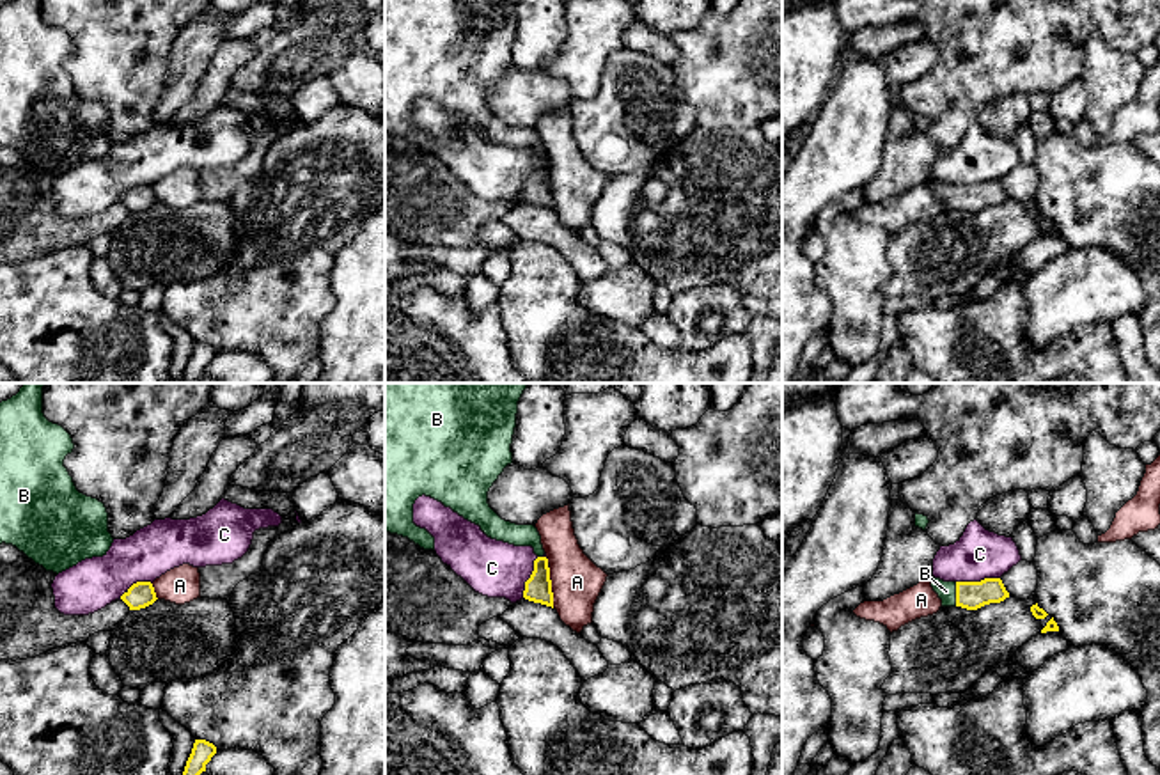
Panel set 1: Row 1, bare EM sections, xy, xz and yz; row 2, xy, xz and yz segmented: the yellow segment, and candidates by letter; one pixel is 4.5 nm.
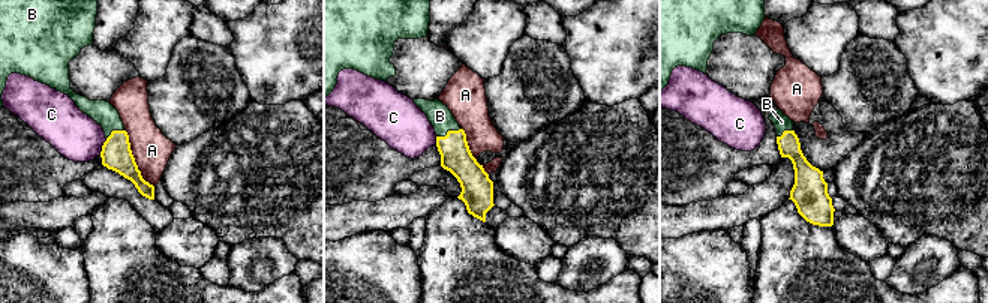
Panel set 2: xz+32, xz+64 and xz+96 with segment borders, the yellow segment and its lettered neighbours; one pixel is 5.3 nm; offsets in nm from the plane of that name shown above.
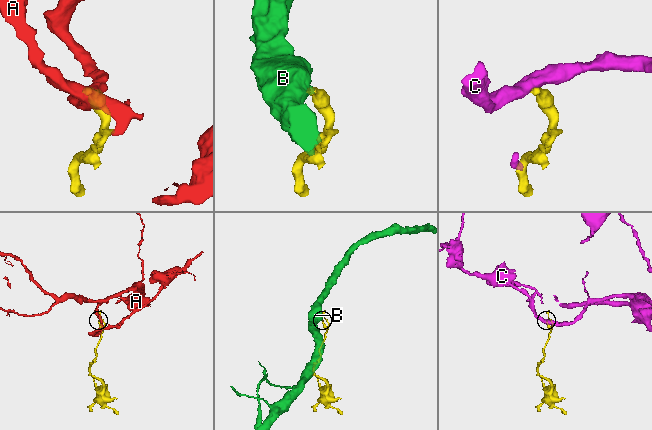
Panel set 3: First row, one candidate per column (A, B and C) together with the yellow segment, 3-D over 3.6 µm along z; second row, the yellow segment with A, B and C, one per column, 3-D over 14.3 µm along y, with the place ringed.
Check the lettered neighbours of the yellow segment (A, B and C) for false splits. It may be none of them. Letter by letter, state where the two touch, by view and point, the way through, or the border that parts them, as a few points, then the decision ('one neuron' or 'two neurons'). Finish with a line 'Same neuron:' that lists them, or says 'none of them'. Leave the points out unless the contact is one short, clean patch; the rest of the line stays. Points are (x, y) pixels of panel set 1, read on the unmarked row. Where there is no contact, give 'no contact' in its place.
A: meets yellow in xz at (550, 190); border along xz (548, 171), (554, 210); two neurons
B: meets yellow in yz at (956, 197); runs through yz (969, 197), (956, 197), (946, 194); one neuron
C: meets yellow in yz at (978, 185); border along yz (999, 180), (956, 185); two neurons
Same neuron: B

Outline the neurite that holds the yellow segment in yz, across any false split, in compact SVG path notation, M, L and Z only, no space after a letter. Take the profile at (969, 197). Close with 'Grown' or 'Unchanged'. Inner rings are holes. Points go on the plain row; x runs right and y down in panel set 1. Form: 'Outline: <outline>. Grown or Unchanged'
Outline: M931 179L931 190L942 202L942 209L961 209L977 213L990 206L1000 206L1009 200L1000 181L984 181L981 184L944 184Z. Grown

